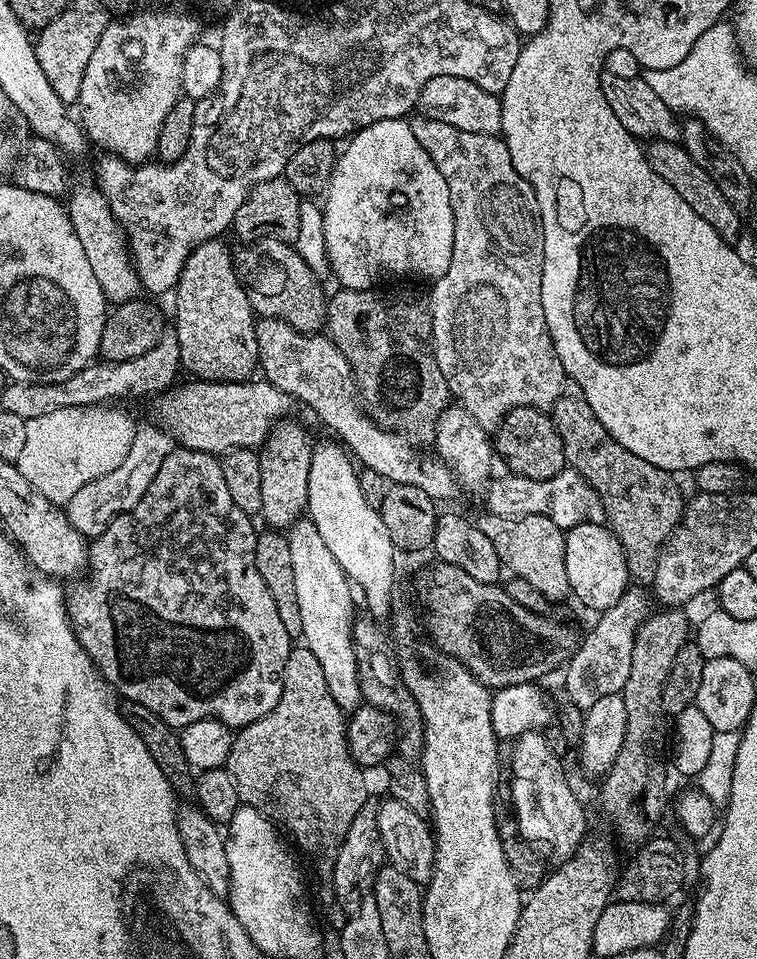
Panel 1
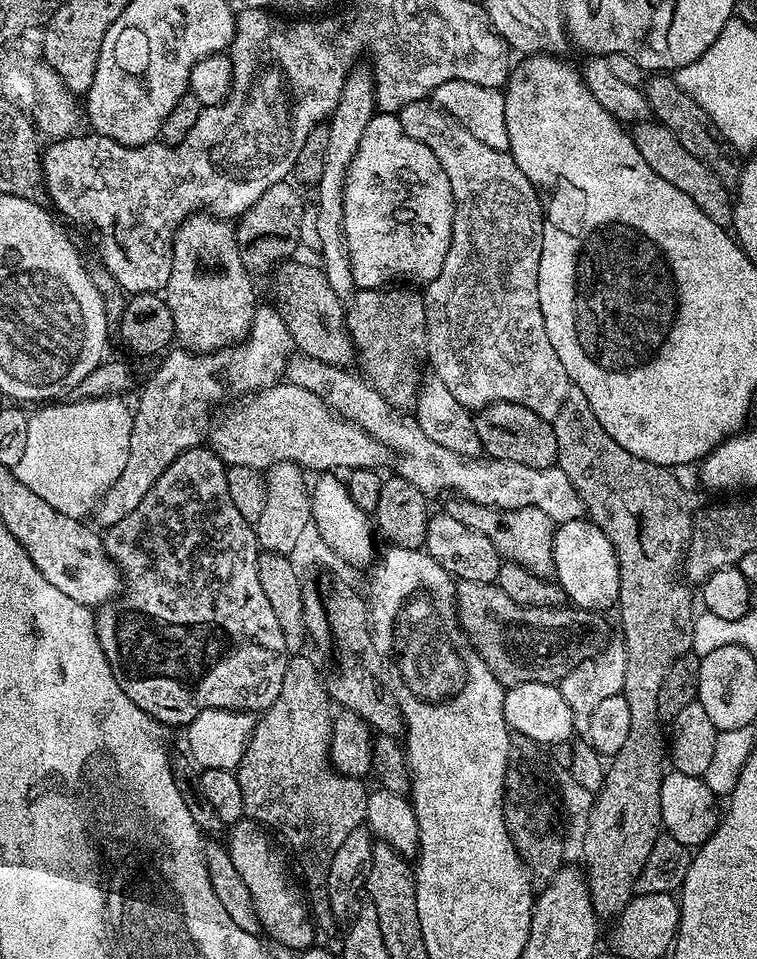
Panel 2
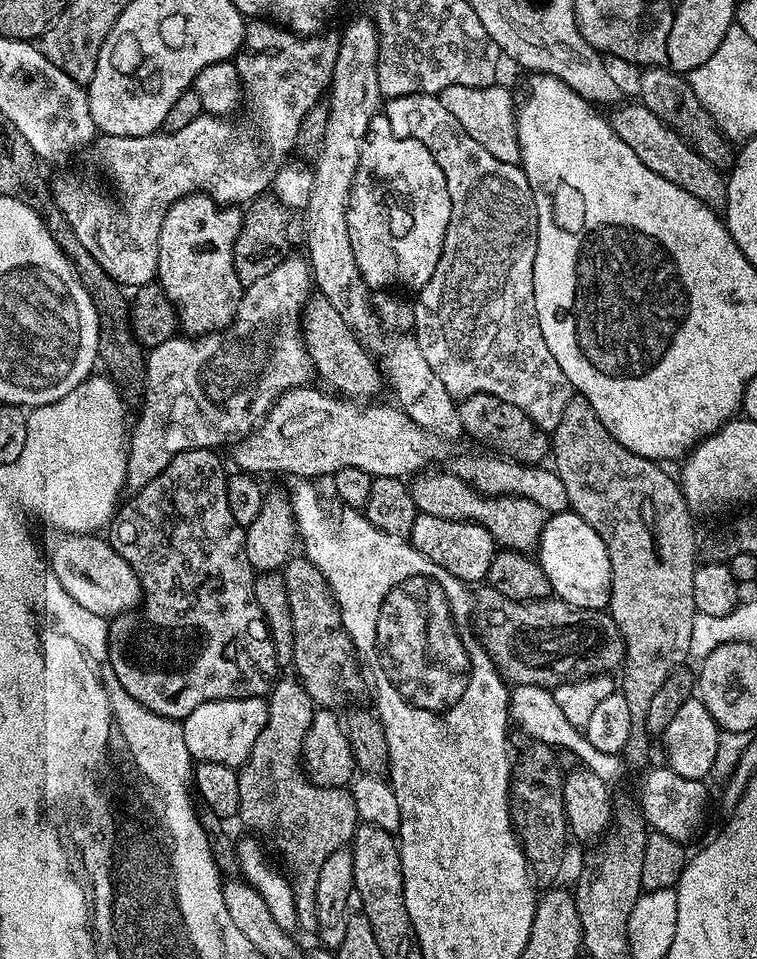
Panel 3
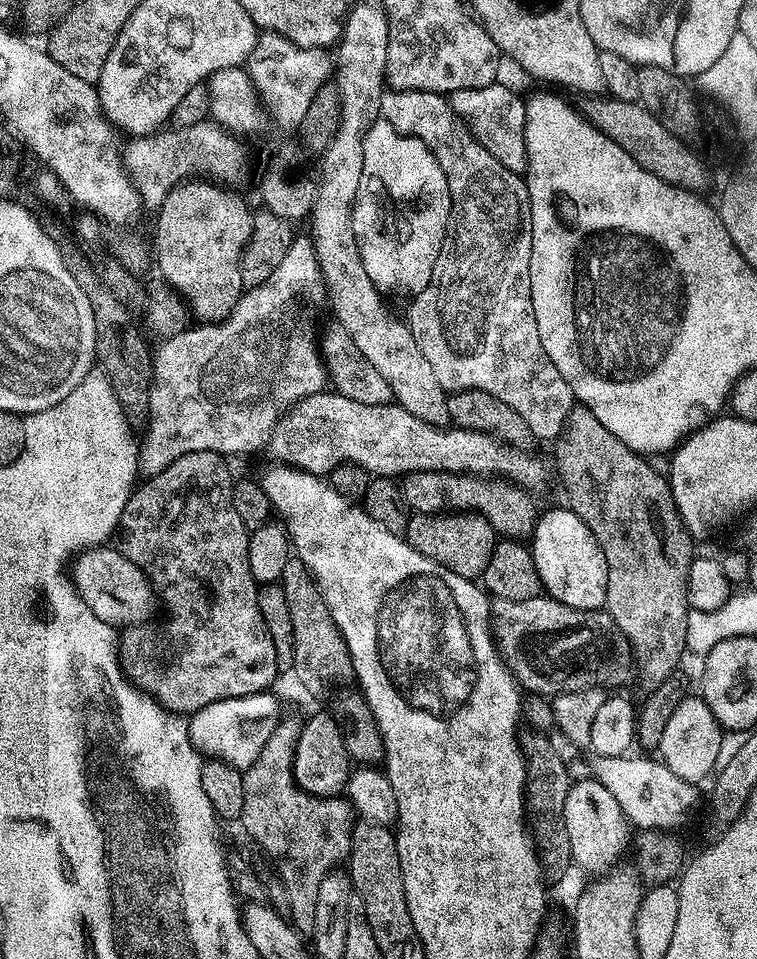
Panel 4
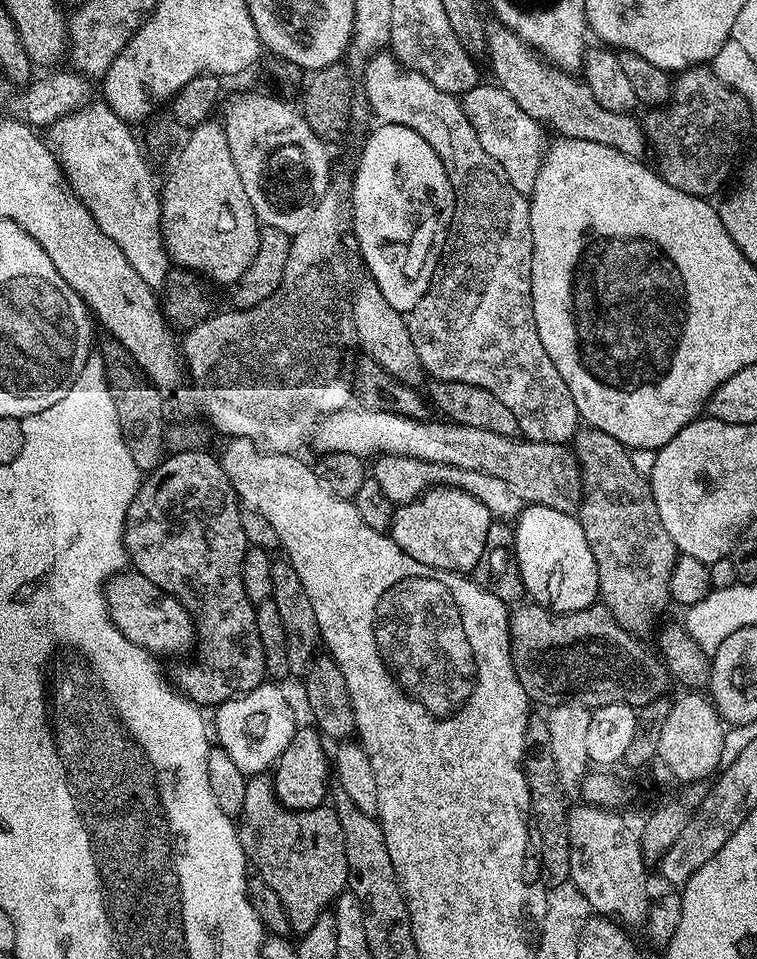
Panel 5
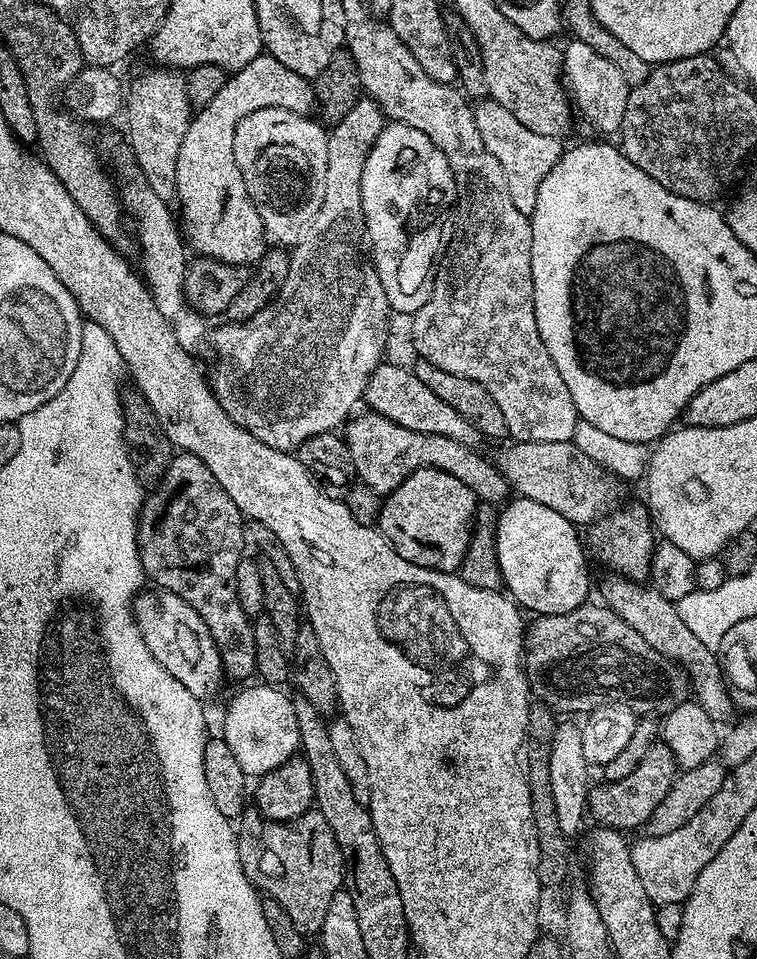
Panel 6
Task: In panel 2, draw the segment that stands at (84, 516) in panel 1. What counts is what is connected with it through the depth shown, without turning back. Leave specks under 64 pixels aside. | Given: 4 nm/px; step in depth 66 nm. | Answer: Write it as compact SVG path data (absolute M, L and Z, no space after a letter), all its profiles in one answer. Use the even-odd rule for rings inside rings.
M264 306L257 307L256 317L252 323L252 329L248 331L247 336L243 341L238 344L232 345L230 348L220 348L216 352L190 352L179 346L173 347L171 351L163 357L164 361L157 366L152 372L152 377L144 384L144 389L140 392L140 401L134 404L134 415L132 418L132 433L130 434L130 450L128 451L128 457L126 458L126 467L123 468L122 474L118 474L118 478L107 488L100 497L95 509L94 516L104 523L105 529L113 528L118 522L122 522L122 518L126 518L126 514L131 514L138 506L138 502L142 502L142 498L146 498L146 494L150 491L150 486L154 486L154 482L158 482L158 478L162 478L162 470L166 470L166 466L170 466L170 462L174 462L174 458L178 458L178 454L182 454L186 450L197 447L201 443L200 440L205 439L206 436L206 424L204 428L204 419L208 416L208 411L211 410L215 404L220 404L227 398L231 392L242 392L241 394L251 394L260 391L262 388L269 388L272 384L277 383L285 375L286 372L286 358L291 357L294 352L294 345L292 342L292 332L286 326L284 317L280 315L279 311L275 307L264 308Z

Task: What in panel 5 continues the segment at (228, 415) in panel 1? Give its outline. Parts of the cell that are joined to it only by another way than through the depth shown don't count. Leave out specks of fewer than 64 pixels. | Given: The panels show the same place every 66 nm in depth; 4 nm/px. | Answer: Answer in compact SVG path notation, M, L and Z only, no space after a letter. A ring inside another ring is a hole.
M349 406L324 417L312 431L310 444L320 454L341 452L361 458L409 456L435 464L458 466L462 470L478 470L482 474L494 474L494 478L502 478L502 482L510 482L525 505L541 504L550 506L550 510L571 513L579 509L584 495L584 483L580 477L580 463L576 461L576 454L571 447L503 436L490 430L478 430L474 426L451 422L432 423L409 416Z

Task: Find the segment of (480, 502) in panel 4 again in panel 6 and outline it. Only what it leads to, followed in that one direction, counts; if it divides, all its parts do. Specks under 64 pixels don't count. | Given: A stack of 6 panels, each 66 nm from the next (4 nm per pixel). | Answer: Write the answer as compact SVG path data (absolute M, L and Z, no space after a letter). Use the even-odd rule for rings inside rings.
M364 410L361 416L353 415L347 421L342 439L350 450L359 483L370 486L370 490L375 492L393 492L416 470L433 468L454 474L454 478L466 482L477 501L499 505L509 499L508 480L500 473L499 467L493 461L491 464L486 457L479 456L481 453L477 449L462 446L462 442L454 442L454 438L406 430L406 426L398 426L382 414Z

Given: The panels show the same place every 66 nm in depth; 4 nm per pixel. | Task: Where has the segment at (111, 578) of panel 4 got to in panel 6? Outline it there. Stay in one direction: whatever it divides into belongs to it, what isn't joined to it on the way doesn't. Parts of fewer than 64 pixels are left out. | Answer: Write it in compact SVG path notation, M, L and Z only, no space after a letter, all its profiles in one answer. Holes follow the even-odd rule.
M141 591L138 597L138 623L142 638L150 646L150 654L154 654L154 658L158 658L158 662L162 662L162 666L166 666L166 670L178 682L182 682L190 694L202 702L208 702L211 696L219 694L220 687L226 681L220 647L190 602L178 598L178 594L173 592L148 591Z

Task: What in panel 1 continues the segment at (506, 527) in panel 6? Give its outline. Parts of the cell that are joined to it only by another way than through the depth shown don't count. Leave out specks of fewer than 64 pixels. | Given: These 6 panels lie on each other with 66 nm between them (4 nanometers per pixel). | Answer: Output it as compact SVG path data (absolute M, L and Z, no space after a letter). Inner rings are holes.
M607 523L579 524L567 529L564 545L566 546L566 578L570 578L570 593L577 596L588 608L593 608L596 614L612 608L629 591L628 572L630 576L630 565L628 556L624 552L624 547L620 539L615 536Z

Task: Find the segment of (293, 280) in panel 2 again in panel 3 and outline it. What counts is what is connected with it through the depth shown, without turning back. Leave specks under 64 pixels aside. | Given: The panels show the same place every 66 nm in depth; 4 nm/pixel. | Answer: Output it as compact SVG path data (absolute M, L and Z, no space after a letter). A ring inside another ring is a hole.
M325 298L316 299L313 299L302 313L304 344L308 347L315 371L319 375L321 372L338 388L336 390L339 393L347 397L360 402L368 402L379 397L376 396L380 392L380 380L382 382L382 369L379 363L342 318L342 314L334 310L332 303Z

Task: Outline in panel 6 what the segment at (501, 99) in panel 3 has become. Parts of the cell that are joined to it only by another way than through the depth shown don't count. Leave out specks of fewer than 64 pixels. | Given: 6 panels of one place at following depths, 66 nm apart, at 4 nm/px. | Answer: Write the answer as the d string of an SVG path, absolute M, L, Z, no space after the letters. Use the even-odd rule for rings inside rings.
M484 98L473 107L474 122L478 126L478 134L482 134L482 142L494 158L502 166L502 174L506 174L506 187L510 190L510 198L522 214L531 217L534 206L538 202L538 186L542 186L542 178L554 170L560 156L566 151L565 145L559 144L556 136L534 134L534 130L526 130L506 106L502 106L491 98Z

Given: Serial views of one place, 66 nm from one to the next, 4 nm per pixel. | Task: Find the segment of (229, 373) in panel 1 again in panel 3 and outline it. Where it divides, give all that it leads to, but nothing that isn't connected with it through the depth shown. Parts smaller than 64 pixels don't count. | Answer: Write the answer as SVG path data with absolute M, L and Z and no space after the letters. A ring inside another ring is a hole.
M203 194L184 196L174 201L162 222L158 283L176 305L179 327L191 337L221 332L236 319L242 285L232 263L236 239L243 225L244 218L239 207L219 204L212 197Z

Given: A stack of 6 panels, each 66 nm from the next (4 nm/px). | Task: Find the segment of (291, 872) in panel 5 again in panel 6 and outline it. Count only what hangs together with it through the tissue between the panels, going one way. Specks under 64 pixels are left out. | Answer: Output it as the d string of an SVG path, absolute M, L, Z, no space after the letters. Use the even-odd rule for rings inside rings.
M248 810L239 817L236 845L242 870L252 887L278 902L304 937L315 937L334 894L345 887L342 850L338 850L338 838L330 830L330 822L319 810L293 820L268 820L260 812Z

